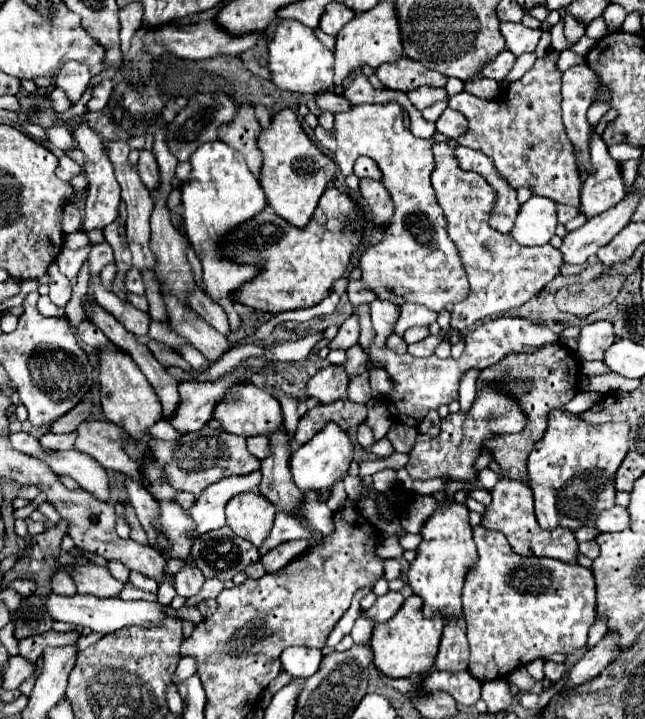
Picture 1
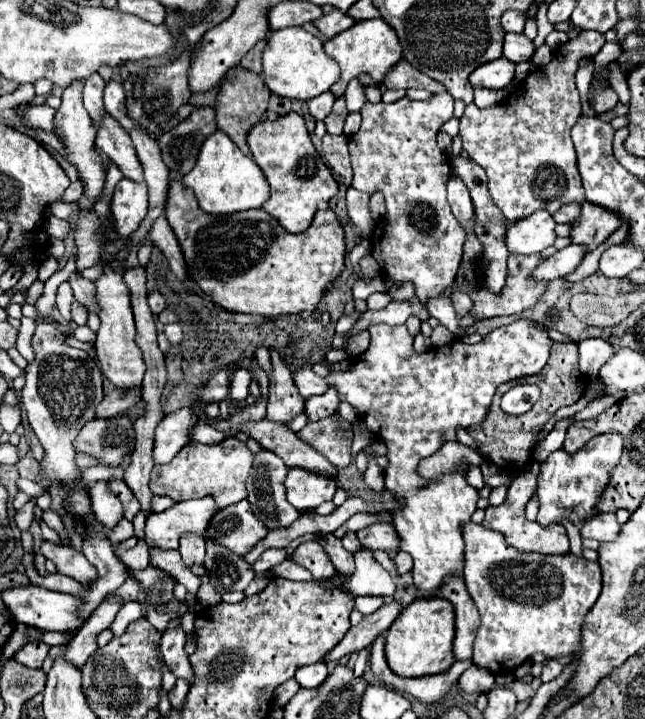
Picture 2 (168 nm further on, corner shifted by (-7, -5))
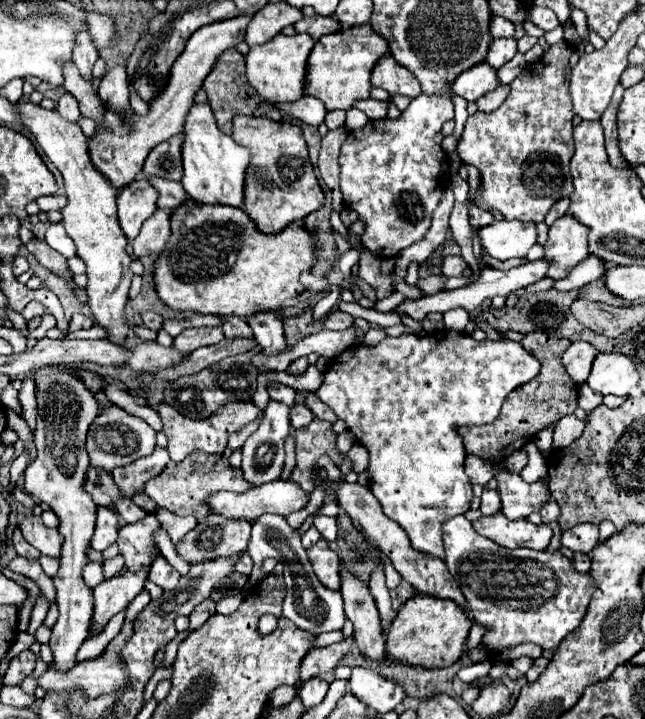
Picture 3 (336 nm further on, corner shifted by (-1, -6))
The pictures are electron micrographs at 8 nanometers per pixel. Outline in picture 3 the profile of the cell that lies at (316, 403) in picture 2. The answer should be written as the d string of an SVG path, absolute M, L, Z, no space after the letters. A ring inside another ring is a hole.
M298 402L298 404L290 410L290 424L292 424L292 428L302 428L302 426L310 424L312 418L314 418L314 414L312 414L310 408L308 408L306 404L302 404L302 402Z

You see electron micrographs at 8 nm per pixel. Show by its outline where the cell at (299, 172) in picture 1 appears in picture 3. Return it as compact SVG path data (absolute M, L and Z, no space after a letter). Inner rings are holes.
M236 116L232 138L250 150L250 164L244 178L244 212L248 212L260 232L276 234L324 204L324 194L298 126L270 118Z

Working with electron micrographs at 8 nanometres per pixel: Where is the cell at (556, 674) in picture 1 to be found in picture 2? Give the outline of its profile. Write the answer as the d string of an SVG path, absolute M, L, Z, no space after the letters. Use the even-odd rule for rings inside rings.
M552 659L552 661L542 669L540 679L542 679L544 683L548 683L548 681L556 679L560 673L562 673L562 663L560 663L560 661L556 661L556 659Z

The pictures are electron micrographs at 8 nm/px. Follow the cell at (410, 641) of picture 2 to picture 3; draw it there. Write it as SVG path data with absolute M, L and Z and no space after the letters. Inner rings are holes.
M416 592L394 618L388 634L386 648L388 654L402 664L418 668L448 668L460 660L468 632L472 628L470 614L460 608L454 600L442 600L436 596Z

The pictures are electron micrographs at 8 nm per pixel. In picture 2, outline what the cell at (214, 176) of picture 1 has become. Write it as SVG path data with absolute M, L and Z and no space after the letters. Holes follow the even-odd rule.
M222 131L212 133L204 141L194 169L184 175L182 183L194 191L200 209L210 215L260 209L262 203L266 203L266 199L270 197L270 187L256 161L244 155Z

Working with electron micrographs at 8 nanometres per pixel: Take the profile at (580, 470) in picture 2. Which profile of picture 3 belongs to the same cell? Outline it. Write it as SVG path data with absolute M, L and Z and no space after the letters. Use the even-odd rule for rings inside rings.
M502 470L496 474L498 494L502 500L502 510L508 520L520 520L530 516L532 512L540 512L546 504L550 492L538 480L534 484L526 484L518 474Z

